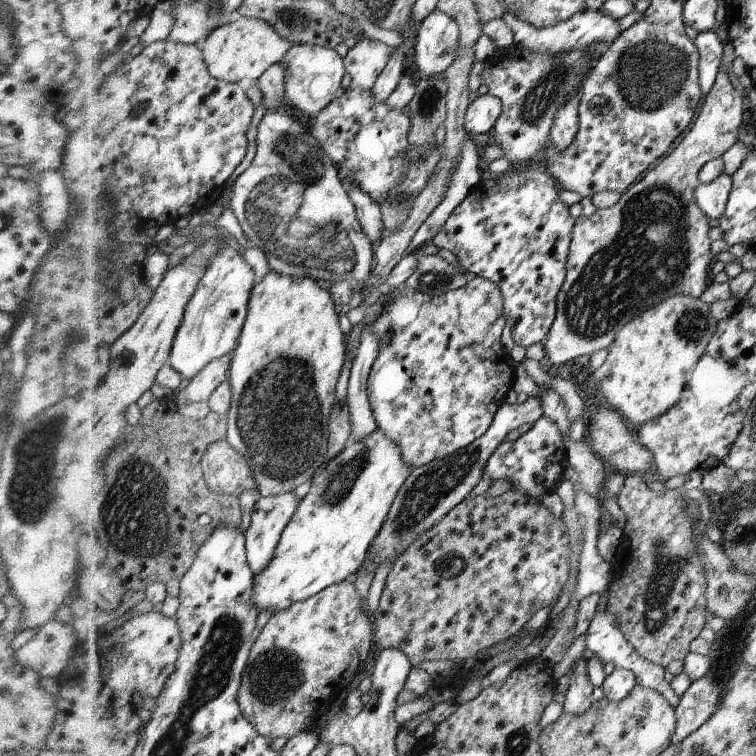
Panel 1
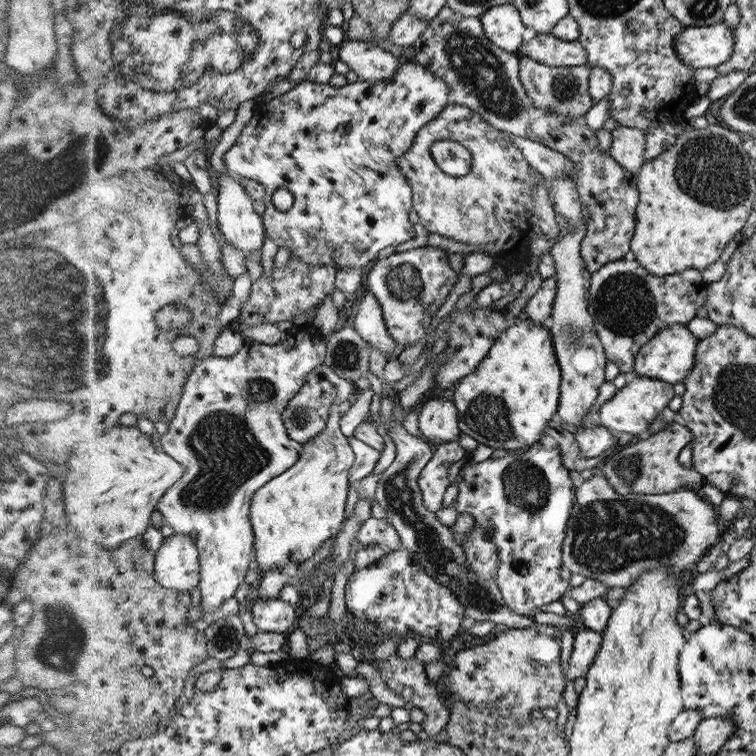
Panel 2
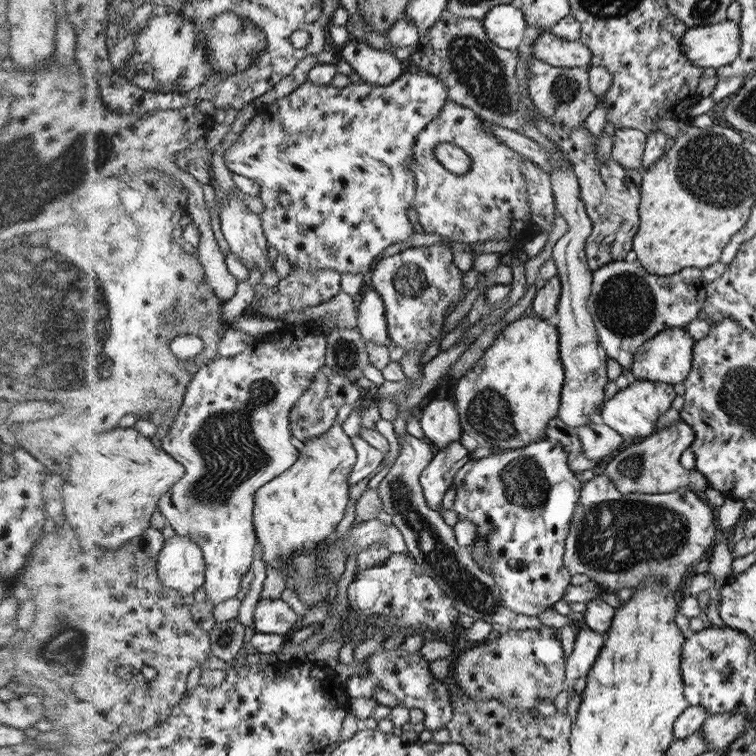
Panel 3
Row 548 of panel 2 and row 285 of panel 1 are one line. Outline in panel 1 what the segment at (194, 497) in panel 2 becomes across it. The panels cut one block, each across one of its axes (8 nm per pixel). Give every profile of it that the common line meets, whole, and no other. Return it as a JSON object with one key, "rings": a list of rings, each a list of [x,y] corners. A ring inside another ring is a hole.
{"rings":[[[236,249],[223,250],[213,261],[190,301],[169,360],[183,378],[192,380],[213,360],[235,352],[249,317],[249,304],[257,283],[257,271]]]}

